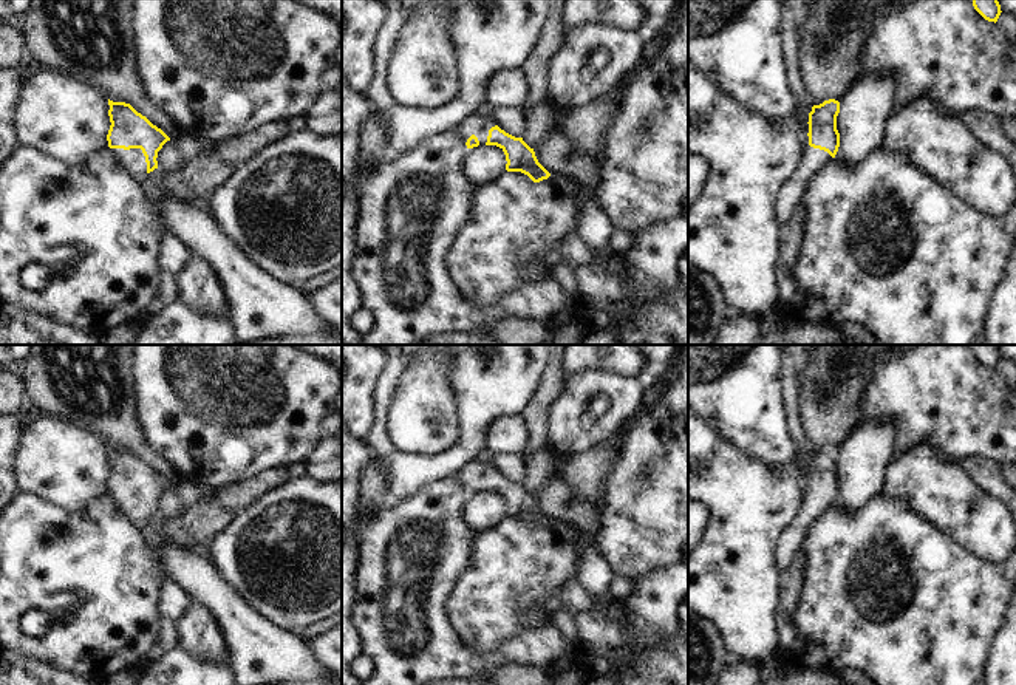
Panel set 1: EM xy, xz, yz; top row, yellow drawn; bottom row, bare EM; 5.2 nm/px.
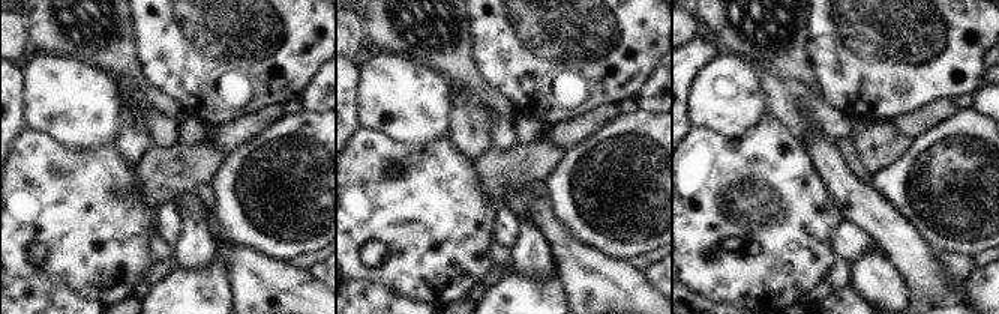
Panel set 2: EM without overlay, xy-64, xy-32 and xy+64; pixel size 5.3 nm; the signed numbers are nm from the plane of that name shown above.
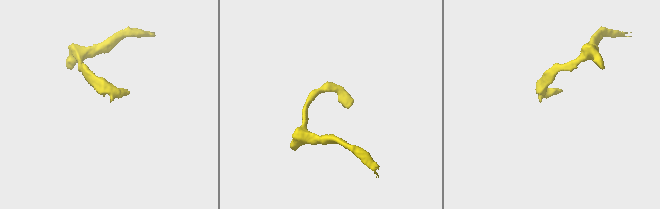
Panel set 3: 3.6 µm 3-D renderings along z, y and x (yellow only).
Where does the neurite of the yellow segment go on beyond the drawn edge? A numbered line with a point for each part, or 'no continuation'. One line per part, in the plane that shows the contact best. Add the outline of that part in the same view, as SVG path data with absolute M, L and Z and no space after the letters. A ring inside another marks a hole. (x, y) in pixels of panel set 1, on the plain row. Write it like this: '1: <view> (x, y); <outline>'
1: xy (133, 507); M111 495L111 499L135 526L141 526L147 520L147 509L141 495Z

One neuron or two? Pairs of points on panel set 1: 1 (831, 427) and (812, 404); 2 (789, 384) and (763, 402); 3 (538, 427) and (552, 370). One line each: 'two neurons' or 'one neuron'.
1: one neuron
2: two neurons
3: one neuron

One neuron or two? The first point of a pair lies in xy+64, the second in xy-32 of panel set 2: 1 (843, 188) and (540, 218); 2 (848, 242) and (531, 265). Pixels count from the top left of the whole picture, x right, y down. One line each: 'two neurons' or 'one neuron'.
1: one neuron
2: two neurons

